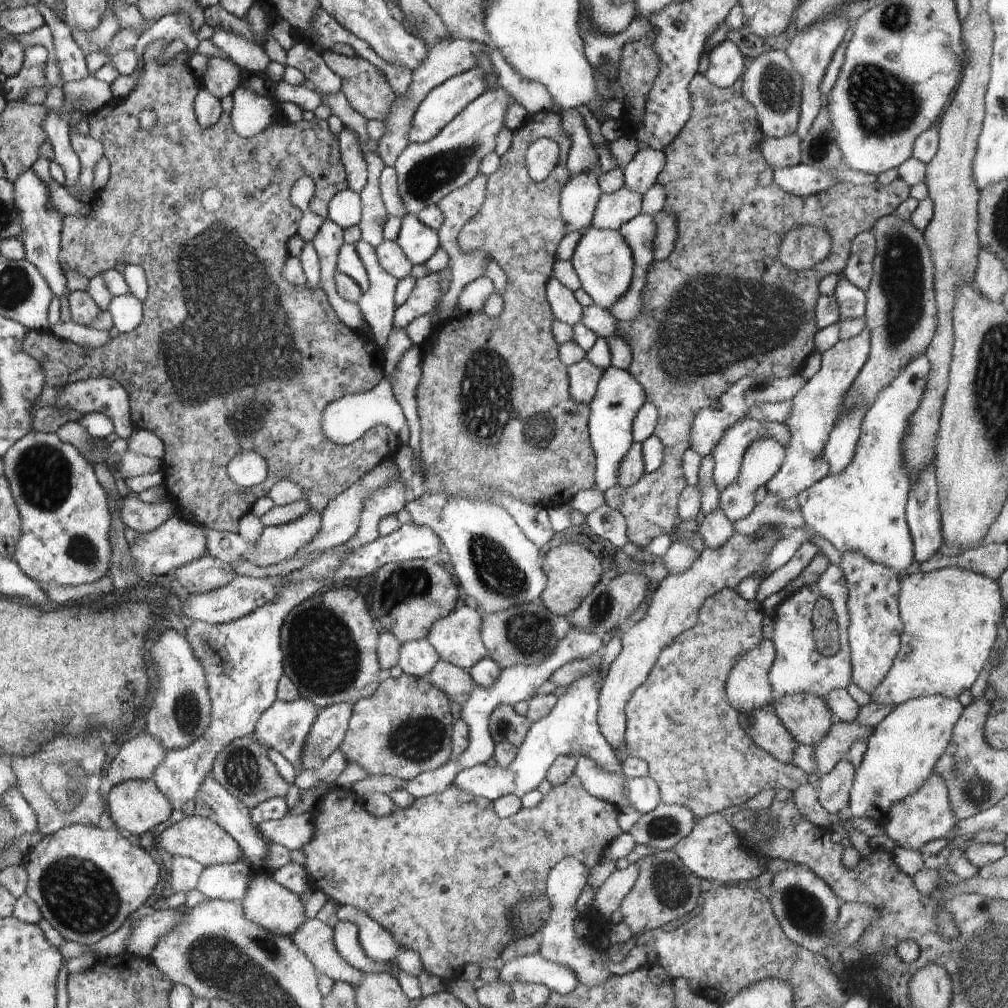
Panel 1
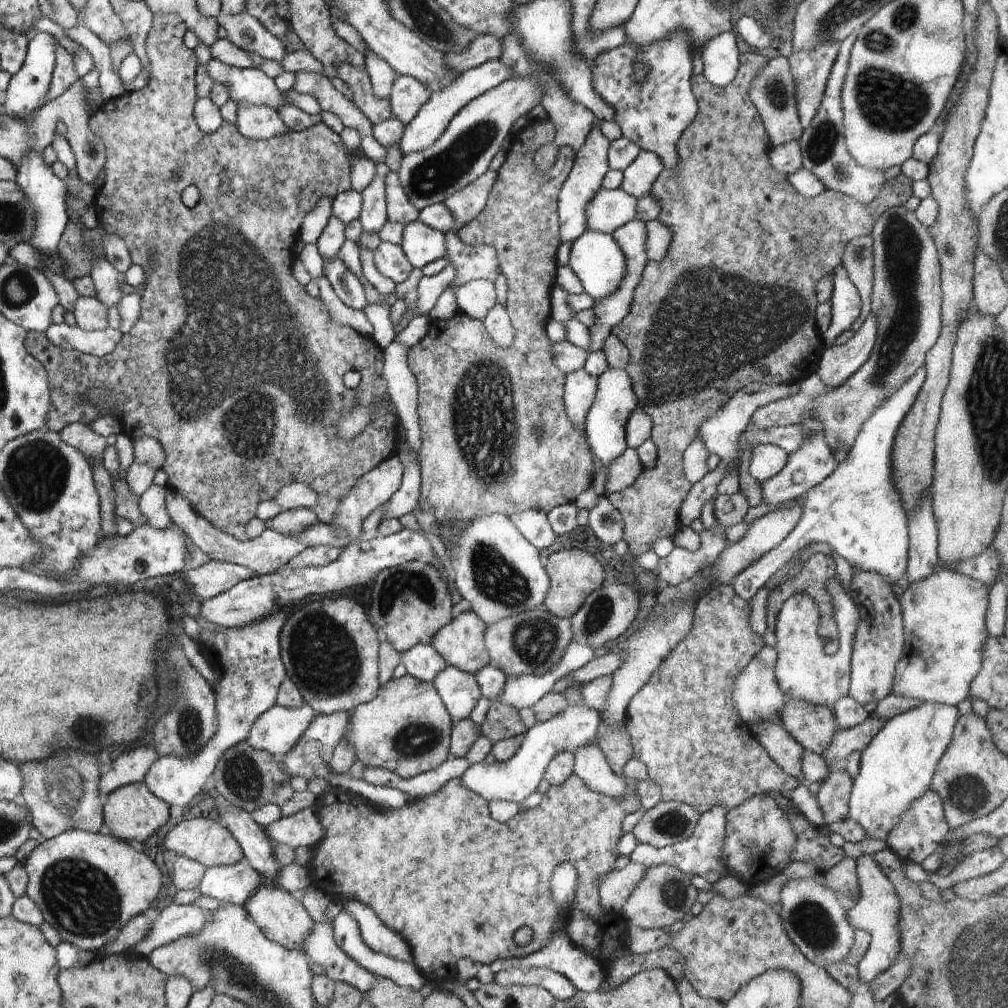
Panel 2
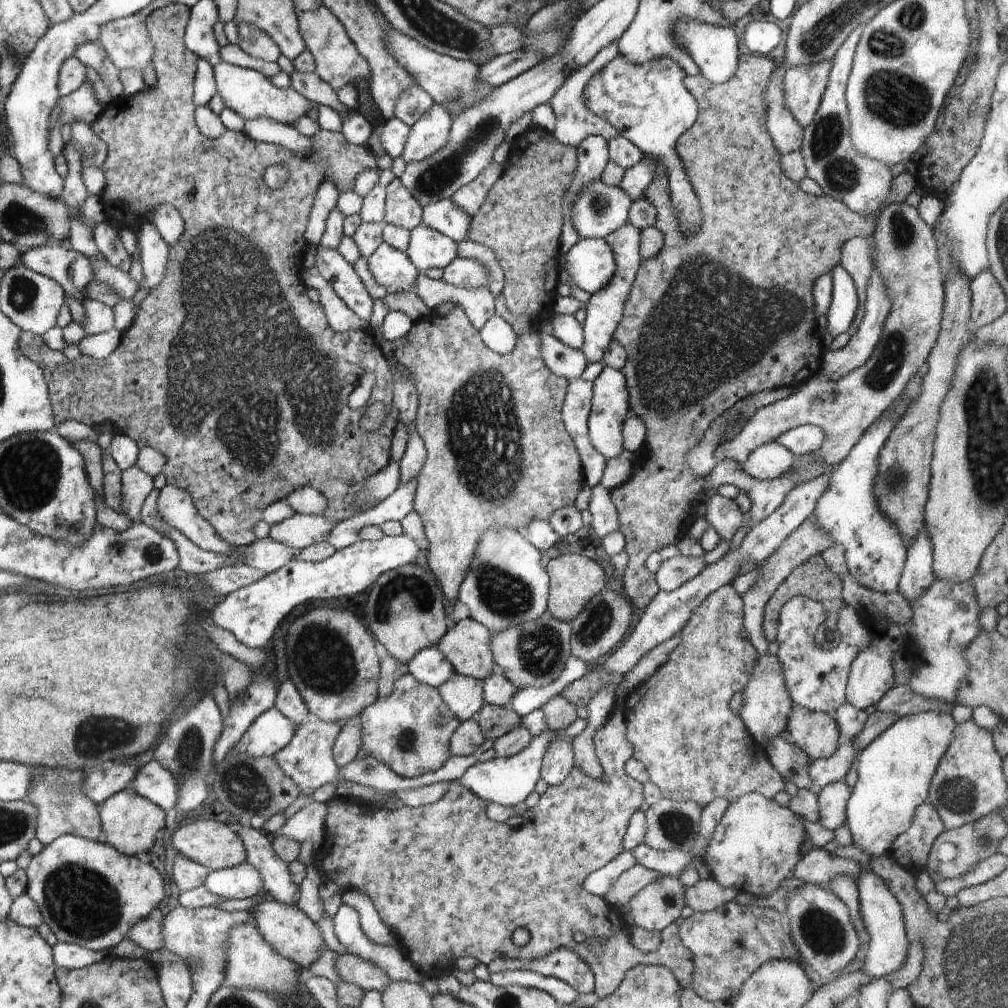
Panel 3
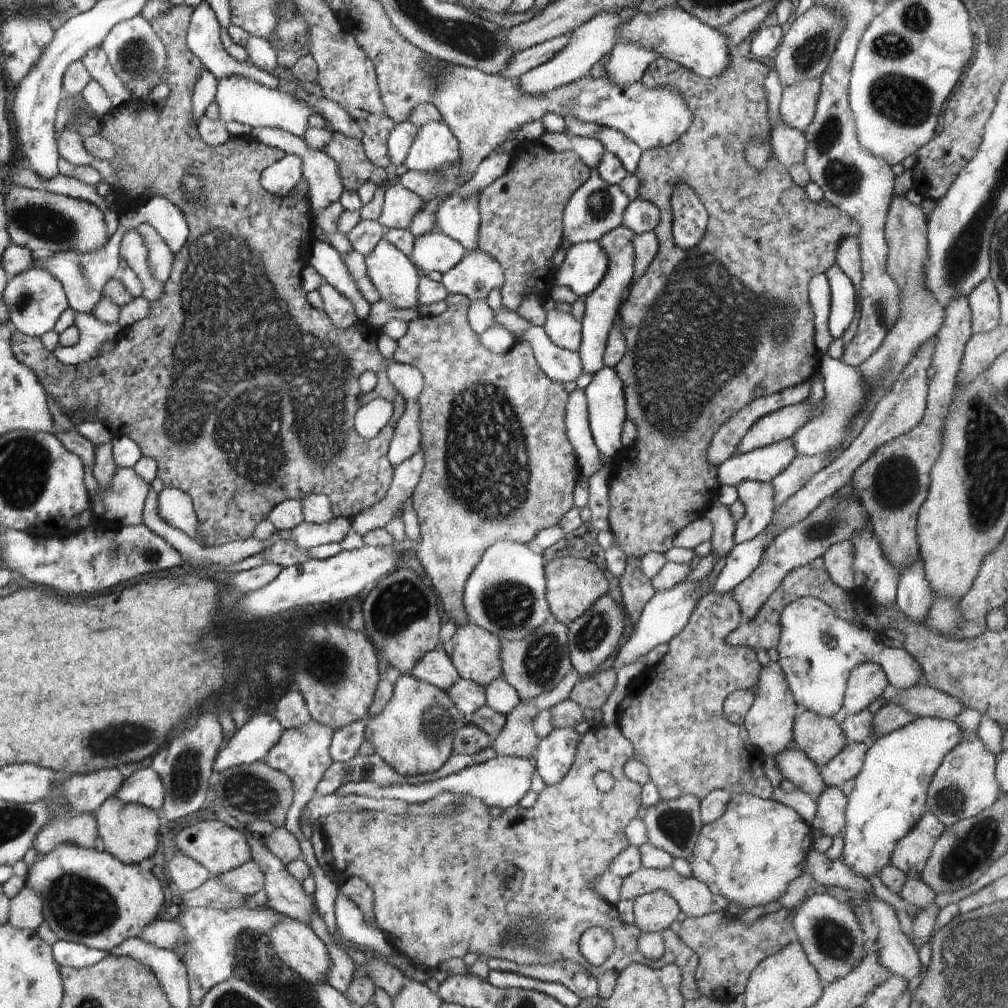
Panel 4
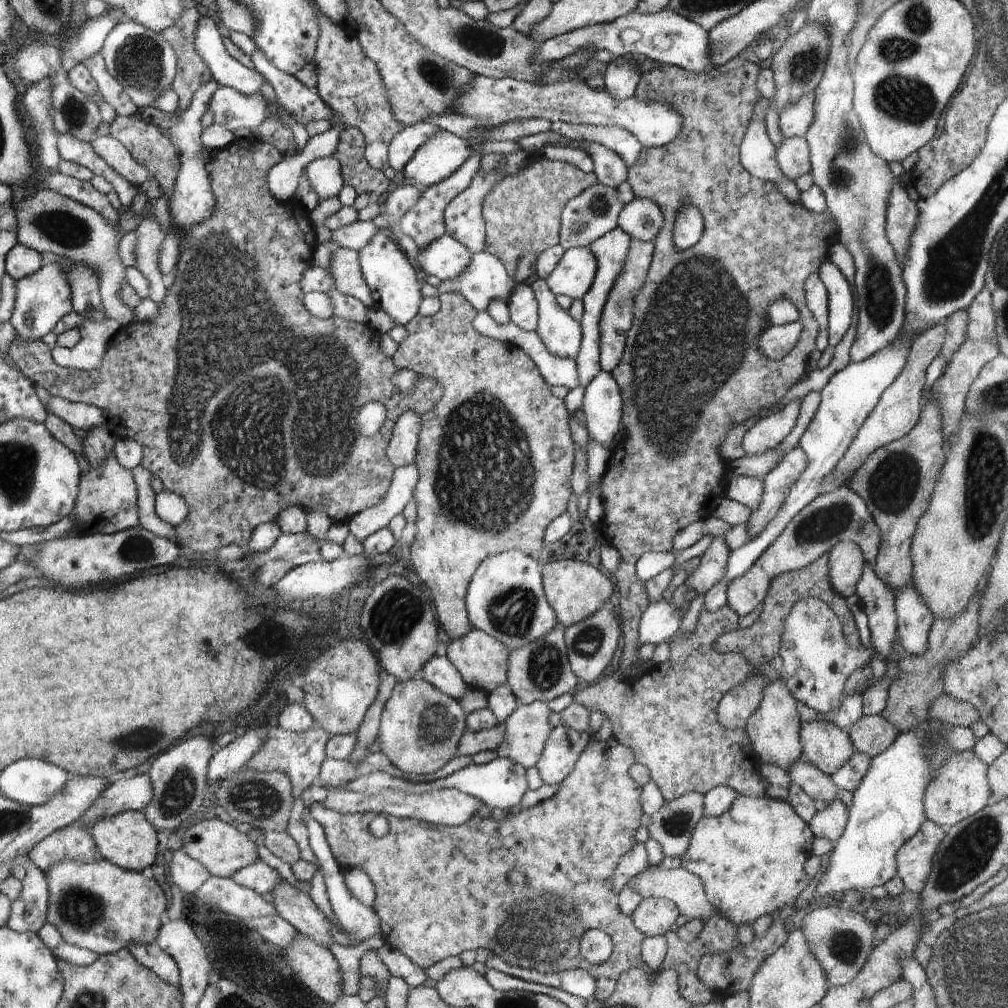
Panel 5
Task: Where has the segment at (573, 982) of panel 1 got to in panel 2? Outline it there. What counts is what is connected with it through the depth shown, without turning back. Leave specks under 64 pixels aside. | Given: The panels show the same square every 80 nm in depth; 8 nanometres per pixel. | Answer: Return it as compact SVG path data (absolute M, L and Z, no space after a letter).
M544 968L511 969L497 973L494 982L500 986L529 985L542 986L551 992L556 999L565 1001L572 998L576 992L574 984L564 976Z

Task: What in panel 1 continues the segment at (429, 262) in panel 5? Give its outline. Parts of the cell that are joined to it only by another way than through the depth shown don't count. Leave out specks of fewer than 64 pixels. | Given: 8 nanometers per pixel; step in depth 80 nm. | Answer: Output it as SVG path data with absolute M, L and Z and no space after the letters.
M412 214L401 220L397 243L413 265L424 265L441 246L438 233Z

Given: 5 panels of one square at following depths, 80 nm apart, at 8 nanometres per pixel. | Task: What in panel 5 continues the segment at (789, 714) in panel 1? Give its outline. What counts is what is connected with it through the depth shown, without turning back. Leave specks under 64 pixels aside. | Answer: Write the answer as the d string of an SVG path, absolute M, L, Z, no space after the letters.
M824 719L801 722L799 739L802 754L829 777L844 766L845 761L850 761L856 751L849 734Z

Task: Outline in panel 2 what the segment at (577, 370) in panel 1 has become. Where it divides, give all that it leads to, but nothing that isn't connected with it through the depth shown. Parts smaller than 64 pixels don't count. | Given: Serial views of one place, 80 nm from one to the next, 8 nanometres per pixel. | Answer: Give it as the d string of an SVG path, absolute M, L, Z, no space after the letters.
M583 369L565 376L564 411L576 431L585 432L585 419L592 407L598 385L598 377Z

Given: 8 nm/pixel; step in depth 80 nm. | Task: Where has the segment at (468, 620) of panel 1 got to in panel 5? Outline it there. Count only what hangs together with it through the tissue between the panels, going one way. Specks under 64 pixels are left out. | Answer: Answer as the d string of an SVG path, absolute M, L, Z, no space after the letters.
M478 629L447 644L447 659L456 667L468 688L490 694L495 688L507 684L509 650L499 640Z

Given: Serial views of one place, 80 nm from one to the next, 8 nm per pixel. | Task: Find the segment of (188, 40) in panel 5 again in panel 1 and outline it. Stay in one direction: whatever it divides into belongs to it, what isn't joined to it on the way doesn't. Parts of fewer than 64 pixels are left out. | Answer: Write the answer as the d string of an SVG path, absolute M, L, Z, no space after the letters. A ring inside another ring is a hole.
M160 39L150 41L144 53L146 74L144 74L144 78L140 81L139 85L133 91L130 91L127 97L118 98L110 103L106 103L102 108L99 108L88 116L89 133L104 145L105 156L111 164L111 173L106 185L94 191L90 200L91 211L86 217L66 215L62 221L59 263L64 273L77 272L90 279L98 273L104 273L106 270L110 270L110 268L115 268L119 262L123 262L124 266L138 265L144 269L147 280L147 297L142 301L142 322L129 333L114 332L109 343L97 349L59 341L53 338L52 333L47 331L27 331L22 344L24 352L40 363L40 368L44 369L45 376L44 388L40 393L39 402L34 402L31 407L34 428L32 431L55 433L63 424L70 421L78 422L84 416L78 411L67 411L66 409L52 406L54 404L54 397L66 385L85 381L86 379L112 378L118 381L118 384L123 386L127 392L133 428L153 432L156 436L160 437L160 440L163 440L165 455L162 459L162 470L166 476L166 480L164 481L165 494L168 500L172 500L177 514L183 520L217 531L238 533L239 518L243 517L246 513L252 512L251 508L256 500L266 497L270 489L277 482L288 480L299 484L307 492L307 503L321 515L323 510L339 494L350 488L351 484L360 480L377 464L386 459L394 460L395 454L400 447L398 435L394 434L390 427L384 425L371 427L366 431L364 436L361 436L357 441L349 445L336 444L325 435L321 422L323 419L323 410L329 403L340 400L344 395L371 391L384 378L384 349L377 345L368 334L352 330L349 326L346 326L338 318L332 306L330 306L326 293L322 288L312 288L308 284L290 284L281 273L285 260L290 256L287 251L287 242L289 238L292 238L297 233L299 220L302 219L302 215L304 214L290 200L293 184L303 176L313 179L315 193L310 205L310 214L315 216L320 215L325 220L328 218L328 205L332 197L336 196L338 192L349 188L345 176L345 168L341 161L339 138L332 135L332 132L328 129L327 121L316 118L311 121L302 120L296 124L288 124L277 116L275 122L265 129L264 132L249 139L242 138L233 129L231 115L228 113L223 112L220 120L212 128L207 129L200 126L194 108L200 83L188 62L186 62L187 56L184 53L177 53L173 58L164 58L164 50L168 48L170 42L172 41ZM142 109L154 109L157 114L156 124L151 129L145 129L140 124L139 116L136 114ZM242 451L256 451L266 461L268 472L264 482L251 487L238 487L229 478L228 471L225 470L226 465L232 457Z

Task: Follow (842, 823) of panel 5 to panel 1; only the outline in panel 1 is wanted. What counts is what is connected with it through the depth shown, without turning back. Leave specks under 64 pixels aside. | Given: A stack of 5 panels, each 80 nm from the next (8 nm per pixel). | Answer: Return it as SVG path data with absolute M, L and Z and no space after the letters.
M847 760L840 761L827 775L819 780L817 797L820 804L833 817L846 813L849 794L855 777L855 768Z

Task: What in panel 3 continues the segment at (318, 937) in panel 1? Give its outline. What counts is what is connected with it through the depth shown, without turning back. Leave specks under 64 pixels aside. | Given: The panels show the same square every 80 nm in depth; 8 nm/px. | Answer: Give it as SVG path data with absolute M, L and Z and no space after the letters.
M336 952L334 962L336 962L338 976L344 982L356 984L362 990L380 994L390 984L390 978L386 976L386 972L368 960Z

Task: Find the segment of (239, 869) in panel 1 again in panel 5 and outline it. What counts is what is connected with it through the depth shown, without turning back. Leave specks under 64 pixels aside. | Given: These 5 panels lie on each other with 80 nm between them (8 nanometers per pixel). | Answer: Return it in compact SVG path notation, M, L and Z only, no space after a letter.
M261 860L236 871L231 879L237 885L249 888L262 896L266 892L273 892L283 882L280 873Z

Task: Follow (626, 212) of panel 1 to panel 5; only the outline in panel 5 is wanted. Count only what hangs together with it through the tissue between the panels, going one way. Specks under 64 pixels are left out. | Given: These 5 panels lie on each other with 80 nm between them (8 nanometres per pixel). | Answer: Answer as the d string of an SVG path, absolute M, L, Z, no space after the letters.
M600 182L588 187L584 192L569 200L561 212L559 243L562 248L567 251L576 247L587 247L592 244L592 241L615 229L619 212L623 206L623 201L619 199L617 189L602 185Z

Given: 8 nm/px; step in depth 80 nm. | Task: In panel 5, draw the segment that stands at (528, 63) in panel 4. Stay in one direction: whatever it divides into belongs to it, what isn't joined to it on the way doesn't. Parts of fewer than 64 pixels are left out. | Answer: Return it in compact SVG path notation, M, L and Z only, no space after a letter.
M667 6L656 14L642 14L634 10L607 23L574 29L552 37L539 46L538 56L541 61L560 61L570 55L587 51L594 53L597 50L608 50L616 58L627 55L648 57L652 61L658 61L664 65L676 65L695 73L707 73L714 69L707 55L709 53L707 31Z

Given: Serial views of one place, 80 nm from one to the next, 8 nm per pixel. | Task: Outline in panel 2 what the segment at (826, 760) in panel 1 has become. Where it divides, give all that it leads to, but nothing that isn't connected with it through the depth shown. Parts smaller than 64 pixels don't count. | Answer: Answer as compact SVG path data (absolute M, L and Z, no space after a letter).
M868 717L862 724L854 728L838 731L833 736L832 744L822 755L832 771L846 771L847 760L855 752L863 752L868 743L886 724L887 719Z

